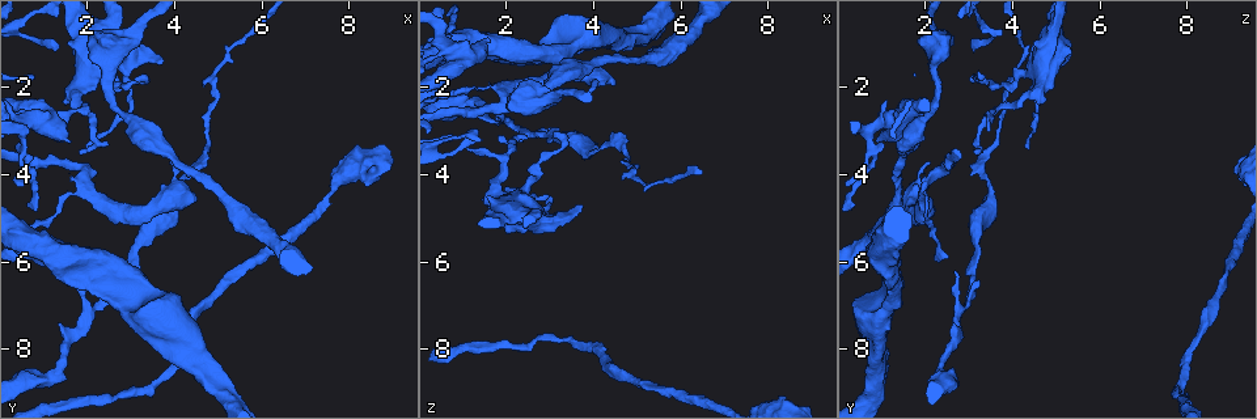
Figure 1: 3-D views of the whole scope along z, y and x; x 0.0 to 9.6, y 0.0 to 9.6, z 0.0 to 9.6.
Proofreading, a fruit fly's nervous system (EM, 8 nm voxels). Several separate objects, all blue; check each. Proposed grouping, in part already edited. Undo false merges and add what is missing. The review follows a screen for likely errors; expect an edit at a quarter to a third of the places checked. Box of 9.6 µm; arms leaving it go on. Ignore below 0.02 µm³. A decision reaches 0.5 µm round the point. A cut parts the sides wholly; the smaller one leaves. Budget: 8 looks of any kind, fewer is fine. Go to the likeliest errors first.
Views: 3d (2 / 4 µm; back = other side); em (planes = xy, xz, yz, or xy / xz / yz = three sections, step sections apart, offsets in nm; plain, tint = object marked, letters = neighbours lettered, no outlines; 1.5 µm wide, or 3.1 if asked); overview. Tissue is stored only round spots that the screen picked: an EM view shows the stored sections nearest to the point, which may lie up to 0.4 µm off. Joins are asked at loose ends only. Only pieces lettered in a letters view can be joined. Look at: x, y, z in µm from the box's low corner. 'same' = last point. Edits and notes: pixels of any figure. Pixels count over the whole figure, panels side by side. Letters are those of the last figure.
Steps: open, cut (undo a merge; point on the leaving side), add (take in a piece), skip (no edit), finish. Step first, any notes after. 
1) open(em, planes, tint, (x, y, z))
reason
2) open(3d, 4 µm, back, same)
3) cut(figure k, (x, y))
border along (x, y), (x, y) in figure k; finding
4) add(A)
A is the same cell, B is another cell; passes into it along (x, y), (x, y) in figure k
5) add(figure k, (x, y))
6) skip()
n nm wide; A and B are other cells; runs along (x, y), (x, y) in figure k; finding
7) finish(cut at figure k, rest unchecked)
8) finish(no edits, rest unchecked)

open(em, planes, letters, (2.55, 1.70, 4.25))
thick turns thin

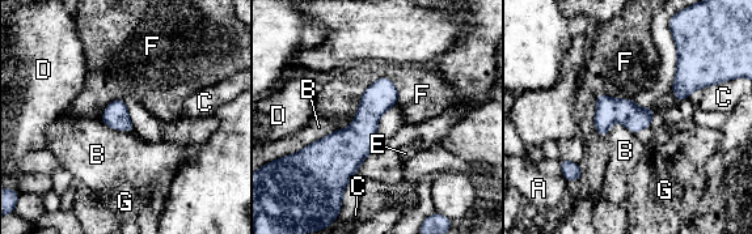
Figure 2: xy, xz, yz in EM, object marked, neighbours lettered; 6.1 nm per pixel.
skip()
160 nm wide; A, B, C, D, E, F and G are other cells; border along (337, 130), (294, 153) in figure 2; one neuron here

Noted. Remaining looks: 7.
open(3d, 4 µm, (1.25, 2.95, 3.45))
thin end

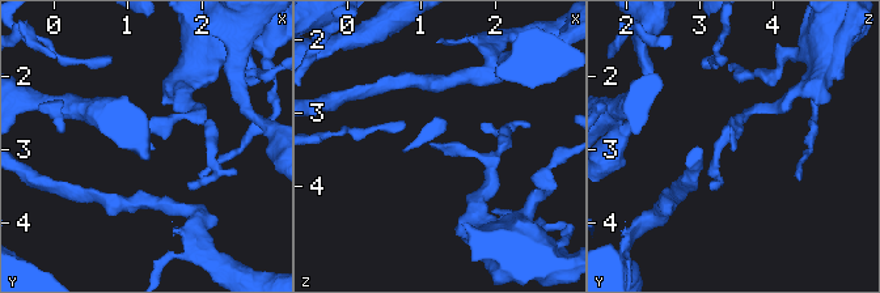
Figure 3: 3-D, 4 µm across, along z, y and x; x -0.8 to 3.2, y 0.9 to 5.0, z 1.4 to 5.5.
open(em, xy, step 8, letters, (1.20, 3.00, 3.45))

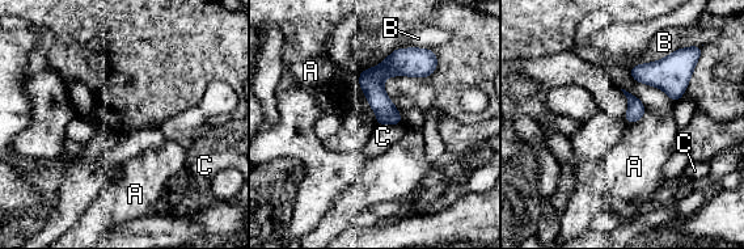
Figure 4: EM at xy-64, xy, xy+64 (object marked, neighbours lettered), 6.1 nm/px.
open(em, yz, step 4, letters, same)

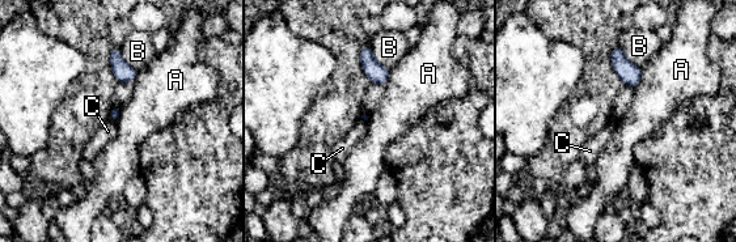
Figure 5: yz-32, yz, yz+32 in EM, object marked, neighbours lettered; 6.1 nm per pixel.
skip()
B touches over 220 nm; A, B and C are other cells; border along (109, 118), (115, 122) in figure 5; no lettered piece goes on from it

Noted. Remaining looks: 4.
open(3d, 4 µm, (1.05, 8.70, 2.45))
sudden change in width

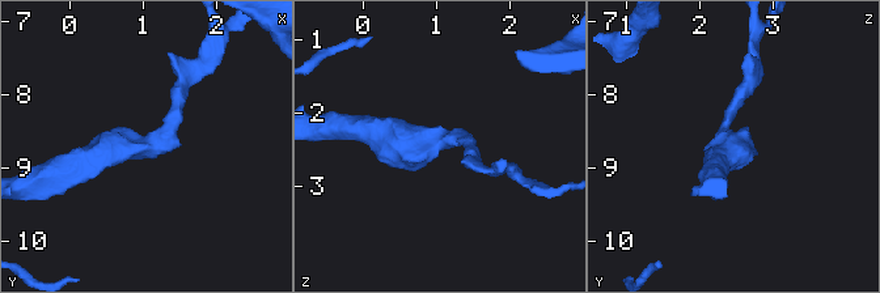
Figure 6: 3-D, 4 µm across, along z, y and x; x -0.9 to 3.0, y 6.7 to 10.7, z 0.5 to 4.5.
open(em, xy, step 4, tint, (1.10, 8.75, 2.40))
arms of 170, 480 nm

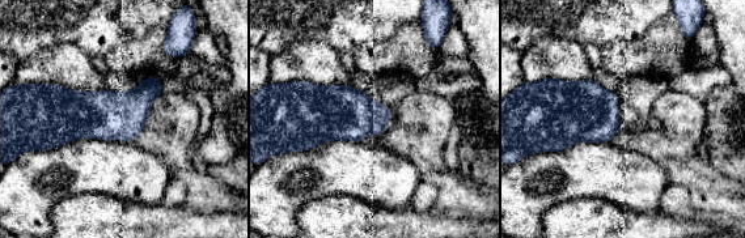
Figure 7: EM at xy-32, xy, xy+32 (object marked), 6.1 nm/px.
open(em, planes, letters, same)

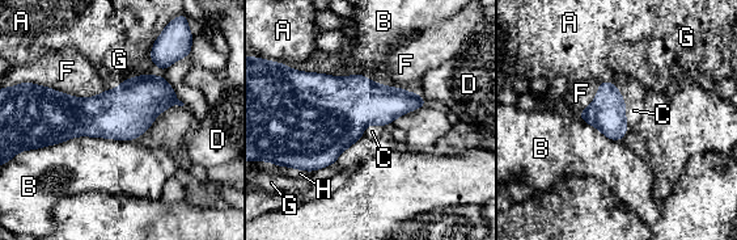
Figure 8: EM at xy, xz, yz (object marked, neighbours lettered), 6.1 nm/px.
skip()
220 nm wide; B touches over 650 nm; A, B, C, D, F, G and H are other cells; all the same neuron

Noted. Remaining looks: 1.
finish(no edits, rest unchecked)

